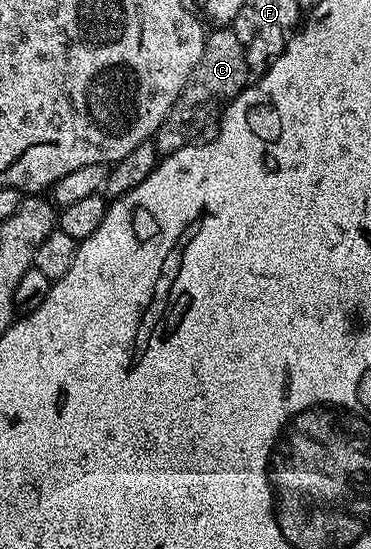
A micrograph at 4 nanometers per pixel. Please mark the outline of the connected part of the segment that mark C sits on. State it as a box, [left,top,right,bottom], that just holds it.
[155,28,251,155]

